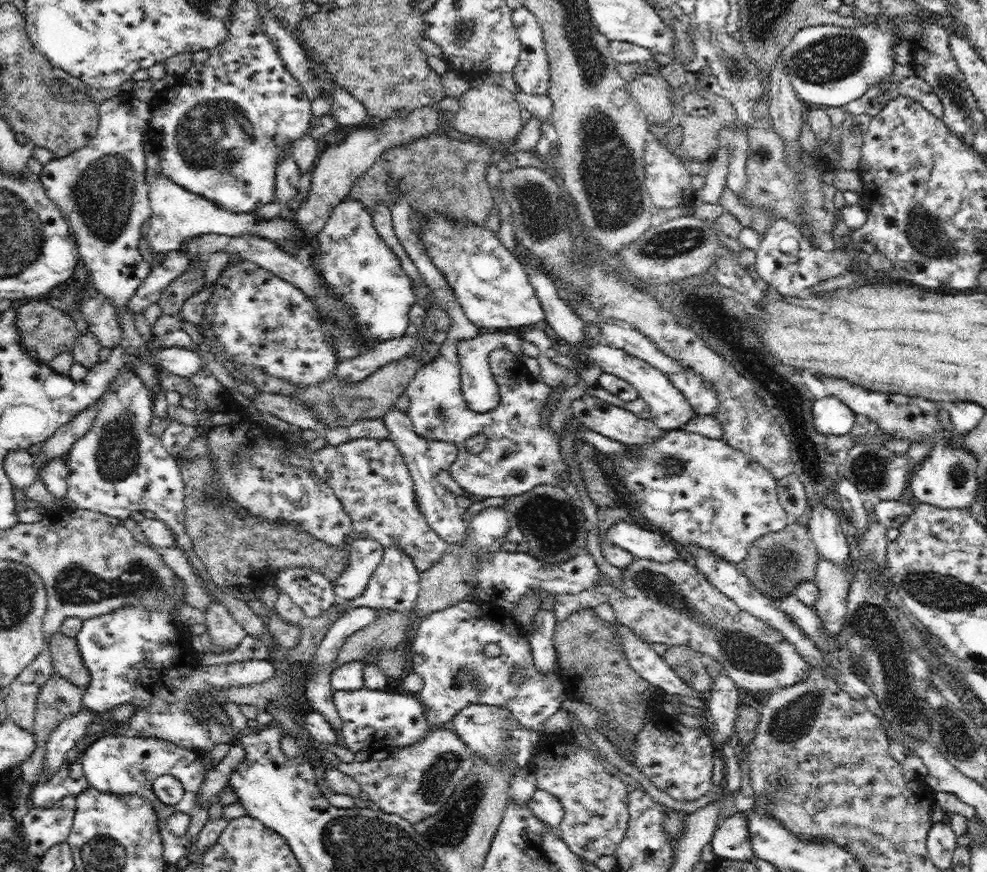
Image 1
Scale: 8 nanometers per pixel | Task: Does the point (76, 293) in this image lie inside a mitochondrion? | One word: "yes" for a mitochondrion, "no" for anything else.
no

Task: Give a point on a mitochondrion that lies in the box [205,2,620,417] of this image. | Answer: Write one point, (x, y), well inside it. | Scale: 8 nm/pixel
(539, 217)

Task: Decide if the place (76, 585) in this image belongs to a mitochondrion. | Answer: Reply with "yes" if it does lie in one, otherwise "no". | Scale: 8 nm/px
yes

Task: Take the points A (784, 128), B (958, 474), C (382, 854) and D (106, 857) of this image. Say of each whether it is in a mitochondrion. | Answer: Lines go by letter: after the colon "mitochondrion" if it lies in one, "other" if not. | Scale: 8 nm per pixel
A: other
B: mitochondrion
C: mitochondrion
D: mitochondrion

